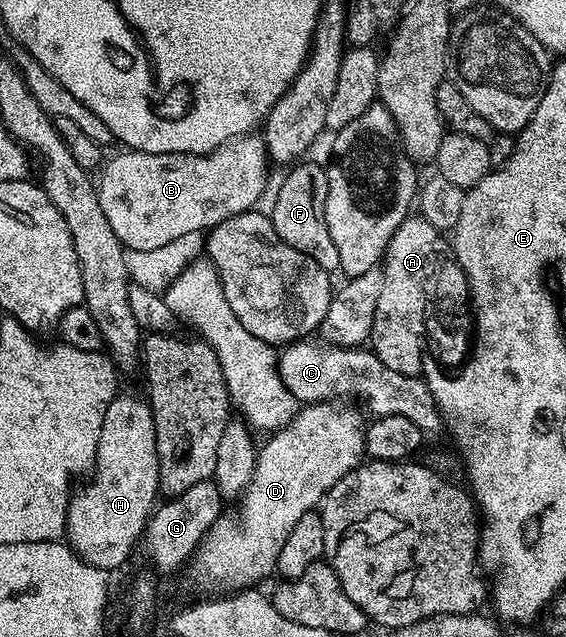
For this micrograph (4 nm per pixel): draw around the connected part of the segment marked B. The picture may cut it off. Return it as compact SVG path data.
M239 135L207 154L143 153L125 150L102 167L97 180L98 200L110 227L126 249L155 251L170 240L202 233L219 223L254 209L267 182L267 145L260 135Z

